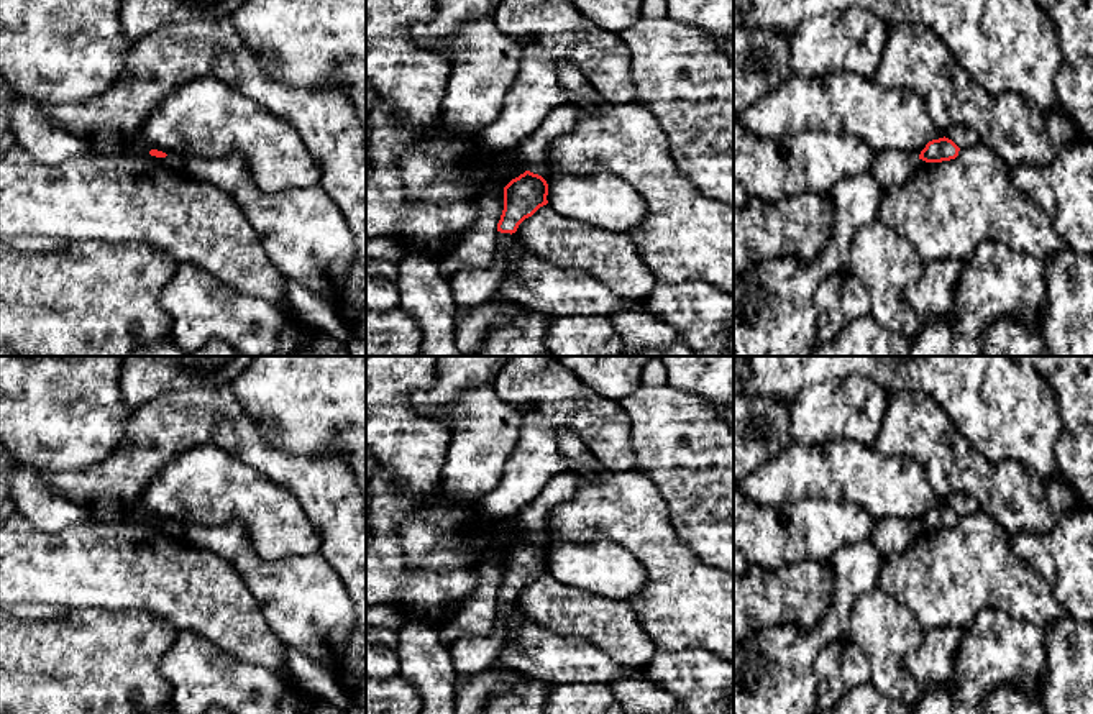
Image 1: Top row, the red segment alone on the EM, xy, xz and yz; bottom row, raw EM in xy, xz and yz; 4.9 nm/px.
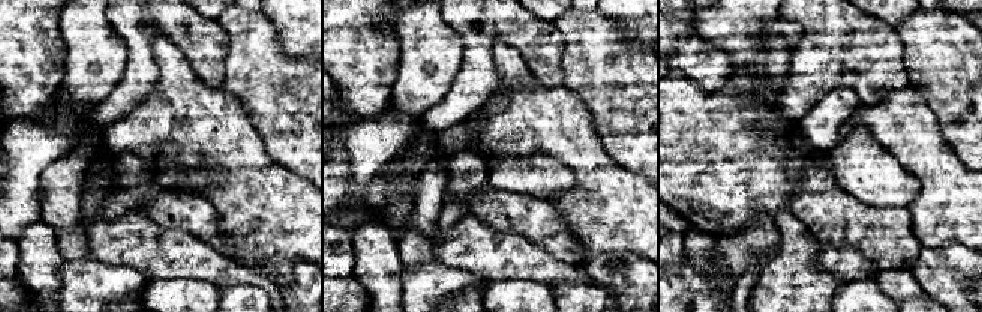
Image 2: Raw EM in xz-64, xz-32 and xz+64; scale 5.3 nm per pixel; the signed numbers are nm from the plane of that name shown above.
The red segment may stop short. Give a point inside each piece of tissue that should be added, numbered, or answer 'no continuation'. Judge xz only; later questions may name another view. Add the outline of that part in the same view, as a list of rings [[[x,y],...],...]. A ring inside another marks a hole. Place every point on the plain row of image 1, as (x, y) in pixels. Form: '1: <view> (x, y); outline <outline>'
1: xz (511, 616); outline [[[497,599],[496,614],[502,614],[504,616],[507,635],[510,635],[514,632],[514,629],[524,619],[524,616],[514,609],[514,606],[512,606],[510,601],[501,601],[501,599]]]

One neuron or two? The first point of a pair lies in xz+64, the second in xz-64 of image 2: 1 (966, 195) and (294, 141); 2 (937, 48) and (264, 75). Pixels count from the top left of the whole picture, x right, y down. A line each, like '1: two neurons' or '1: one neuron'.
1: two neurons
2: one neuron

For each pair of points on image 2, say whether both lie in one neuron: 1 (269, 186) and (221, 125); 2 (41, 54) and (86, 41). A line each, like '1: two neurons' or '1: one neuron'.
1: one neuron
2: two neurons

